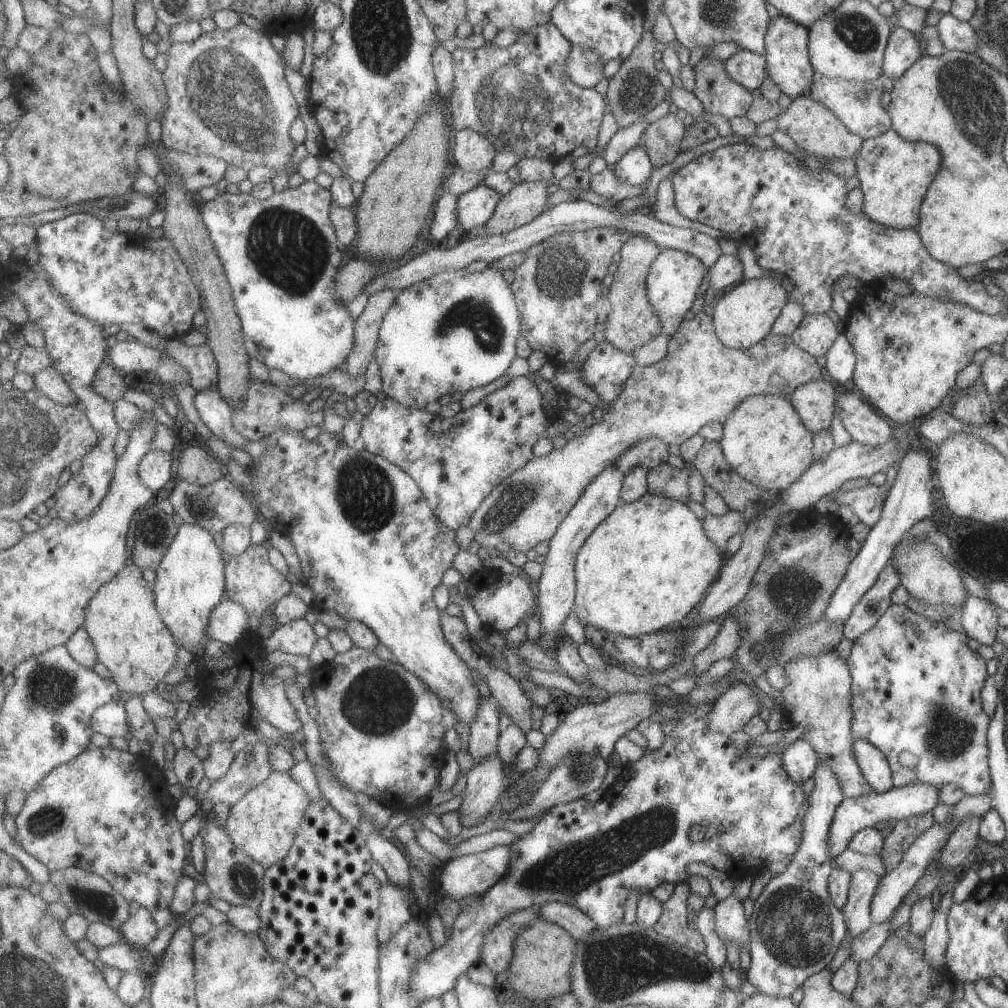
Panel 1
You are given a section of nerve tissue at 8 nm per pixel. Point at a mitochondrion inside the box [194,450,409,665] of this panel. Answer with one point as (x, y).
(365, 492)

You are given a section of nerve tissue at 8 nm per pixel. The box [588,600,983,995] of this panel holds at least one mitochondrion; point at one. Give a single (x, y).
(796, 926)

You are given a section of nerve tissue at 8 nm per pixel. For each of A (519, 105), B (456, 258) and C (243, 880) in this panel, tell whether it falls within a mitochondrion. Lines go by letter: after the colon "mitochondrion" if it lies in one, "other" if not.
A: mitochondrion
B: other
C: mitochondrion

